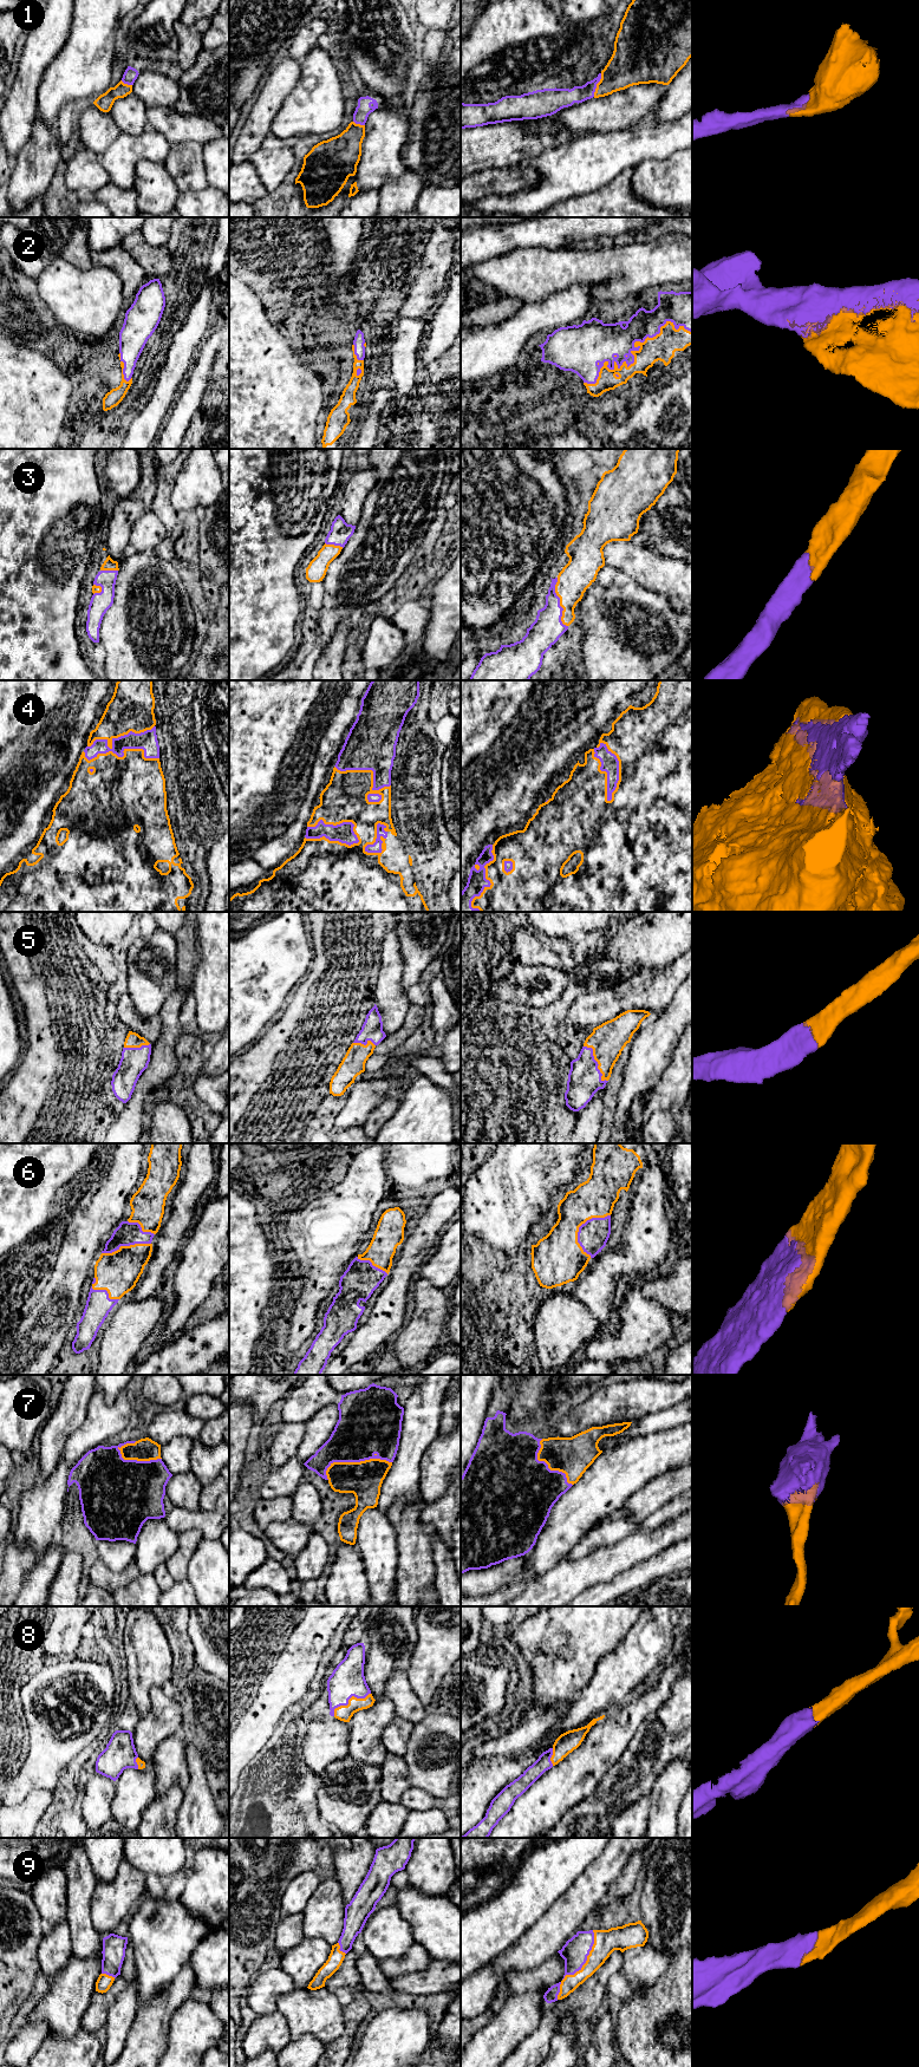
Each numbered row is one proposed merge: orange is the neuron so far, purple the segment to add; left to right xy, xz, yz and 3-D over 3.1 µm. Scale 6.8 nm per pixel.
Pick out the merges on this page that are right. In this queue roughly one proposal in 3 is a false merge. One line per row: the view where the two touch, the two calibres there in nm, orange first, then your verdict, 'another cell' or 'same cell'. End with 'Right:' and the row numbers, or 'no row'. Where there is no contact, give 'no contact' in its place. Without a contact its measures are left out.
1: yz | 260/130 nm | same cell
2: yz | 180/280 nm | same cell
3: yz | 220/200 nm | same cell
4: xy | 480/130 nm | same cell
5: yz | 240/220 nm | same cell
6: yz | 320/200 nm | same cell
7: xz | 240/380 nm | same cell
8: xz | 110/240 nm | same cell
9: yz | 160/170 nm | same cell
Right: 1, 2, 3, 4, 5, 6, 7, 8, 9

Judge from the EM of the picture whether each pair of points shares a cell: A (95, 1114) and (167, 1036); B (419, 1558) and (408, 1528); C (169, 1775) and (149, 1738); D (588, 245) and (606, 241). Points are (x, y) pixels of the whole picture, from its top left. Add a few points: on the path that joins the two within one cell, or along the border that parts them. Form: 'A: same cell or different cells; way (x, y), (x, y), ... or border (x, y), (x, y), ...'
A: different cells; border (124, 1103), (122, 1113), (110, 1128)
B: same cell; way (415, 1551), (411, 1536)
C: different cells; border (177, 1733), (165, 1738), (150, 1760)
D: same cell; way (593, 243), (601, 242)

